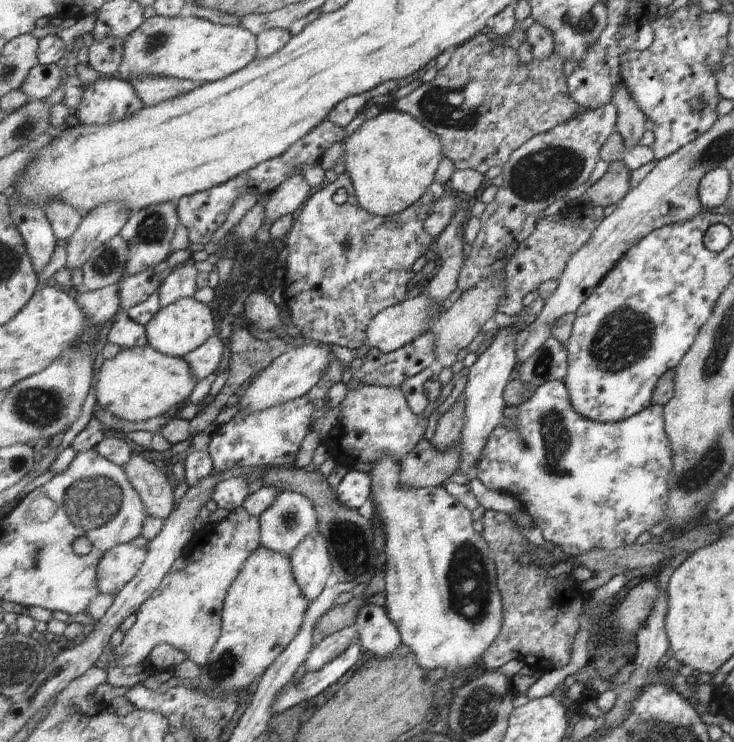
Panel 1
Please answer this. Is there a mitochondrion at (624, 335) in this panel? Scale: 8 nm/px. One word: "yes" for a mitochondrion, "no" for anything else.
yes

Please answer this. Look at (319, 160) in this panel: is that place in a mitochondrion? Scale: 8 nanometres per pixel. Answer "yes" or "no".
no

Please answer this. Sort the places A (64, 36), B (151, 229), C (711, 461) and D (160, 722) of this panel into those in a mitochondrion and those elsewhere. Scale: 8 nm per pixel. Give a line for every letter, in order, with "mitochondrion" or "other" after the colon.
A: other
B: mitochondrion
C: mitochondrion
D: other

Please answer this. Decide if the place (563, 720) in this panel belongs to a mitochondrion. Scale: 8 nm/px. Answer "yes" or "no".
no

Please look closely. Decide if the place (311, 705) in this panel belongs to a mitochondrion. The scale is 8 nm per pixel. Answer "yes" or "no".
no

